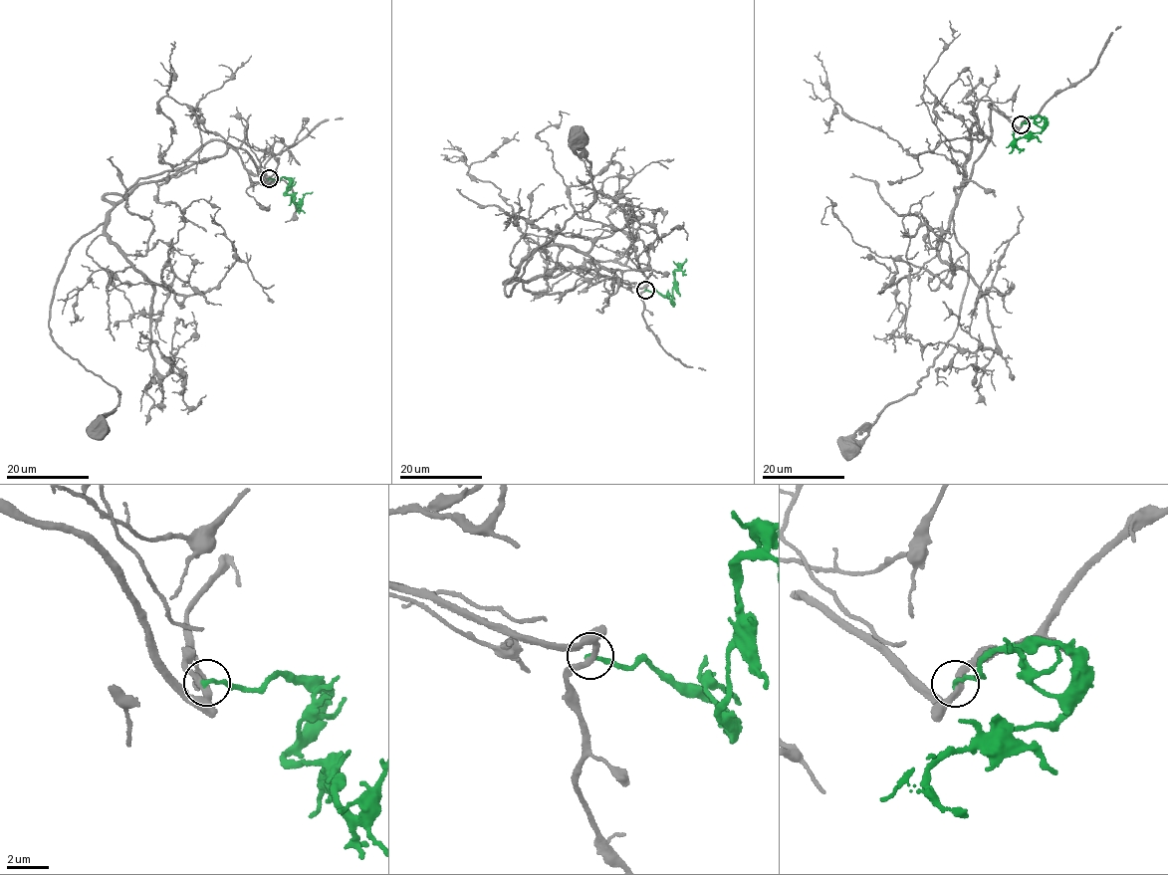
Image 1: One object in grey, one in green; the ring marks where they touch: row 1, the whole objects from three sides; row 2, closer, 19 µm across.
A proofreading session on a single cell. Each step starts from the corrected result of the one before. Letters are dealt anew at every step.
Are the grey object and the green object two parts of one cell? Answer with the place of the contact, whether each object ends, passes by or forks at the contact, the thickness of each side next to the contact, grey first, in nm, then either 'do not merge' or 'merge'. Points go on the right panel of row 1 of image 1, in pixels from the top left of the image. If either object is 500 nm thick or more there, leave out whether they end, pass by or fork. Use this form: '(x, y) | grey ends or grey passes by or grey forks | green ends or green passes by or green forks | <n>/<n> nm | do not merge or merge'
(1021, 124) | grey passes by | green ends | 280/220 nm | do not merge

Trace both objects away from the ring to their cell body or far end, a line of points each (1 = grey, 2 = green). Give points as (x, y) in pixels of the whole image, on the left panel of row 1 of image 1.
1: (269, 179), (243, 149), (211, 140), (181, 167), (141, 177), (73, 244), (49, 326), (119, 391), (97, 427)
2: (269, 178), (288, 178), (289, 183), (286, 193), (294, 196), (297, 204), (306, 193), (313, 191)

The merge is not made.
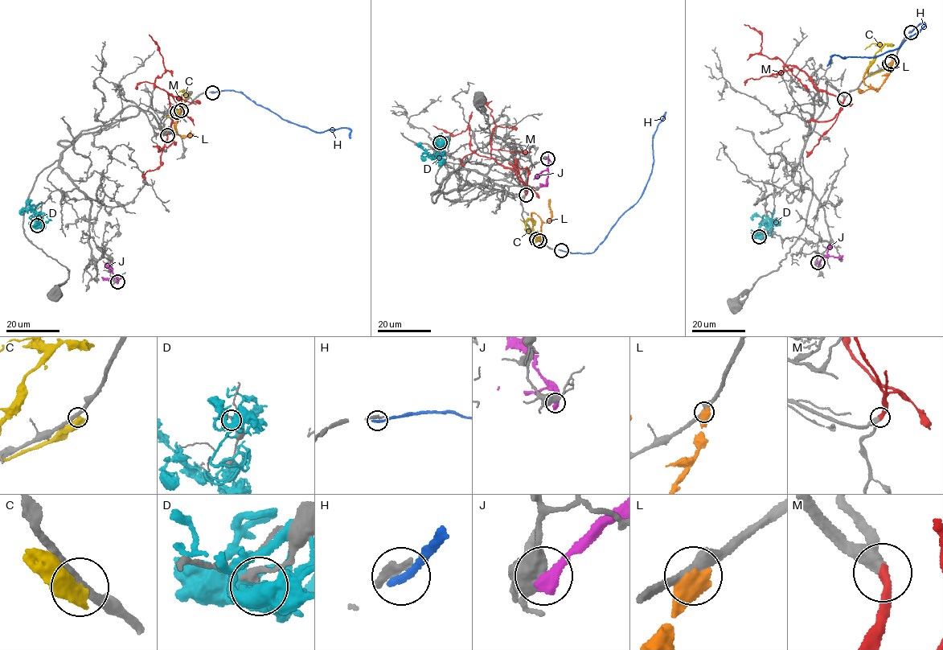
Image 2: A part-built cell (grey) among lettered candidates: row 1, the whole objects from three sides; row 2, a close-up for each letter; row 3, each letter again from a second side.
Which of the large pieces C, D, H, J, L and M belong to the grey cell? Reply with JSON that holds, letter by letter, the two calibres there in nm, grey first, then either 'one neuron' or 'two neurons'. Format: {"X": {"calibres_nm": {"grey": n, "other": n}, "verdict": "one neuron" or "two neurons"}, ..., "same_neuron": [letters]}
{"C": {"calibres_nm": {"grey": 260, "other": 500}, "verdict": "two neurons"}, "D": {"calibres_nm": {"grey": 260, "other": 320}, "verdict": "two neurons"}, "H": {"calibres_nm": {"grey": 360, "other": 260}, "verdict": "two neurons"}, "J": {"calibres_nm": {"grey": 500, "other": 460}, "verdict": "two neurons"}, "L": {"calibres_nm": {"grey": 360, "other": 650}, "verdict": "two neurons"}, "M": {"calibres_nm": {"grey": 320, "other": 360}, "verdict": "one neuron"}, "same_neuron": ["M"]}

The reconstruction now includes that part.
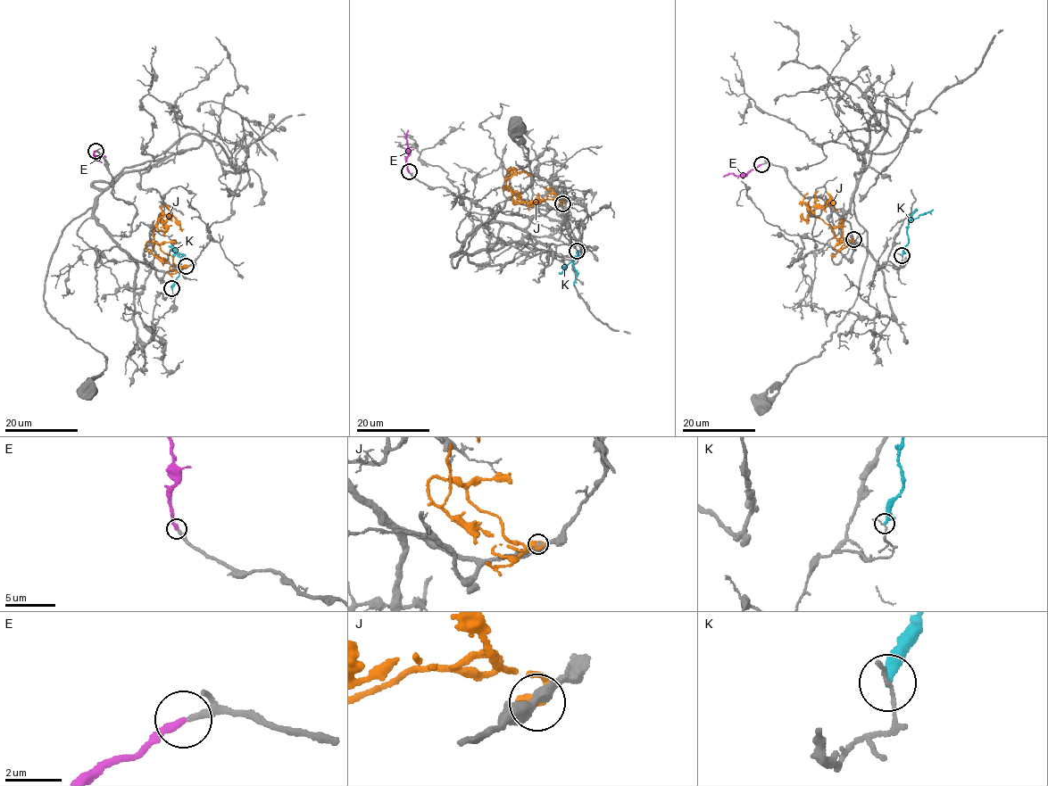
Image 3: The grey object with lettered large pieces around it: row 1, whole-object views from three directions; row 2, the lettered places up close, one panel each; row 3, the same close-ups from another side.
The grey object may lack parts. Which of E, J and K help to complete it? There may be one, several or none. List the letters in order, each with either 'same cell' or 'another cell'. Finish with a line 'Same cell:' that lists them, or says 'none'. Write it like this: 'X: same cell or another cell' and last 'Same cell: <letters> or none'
E: same cell
J: another cell
K: another cell
Same cell: E

